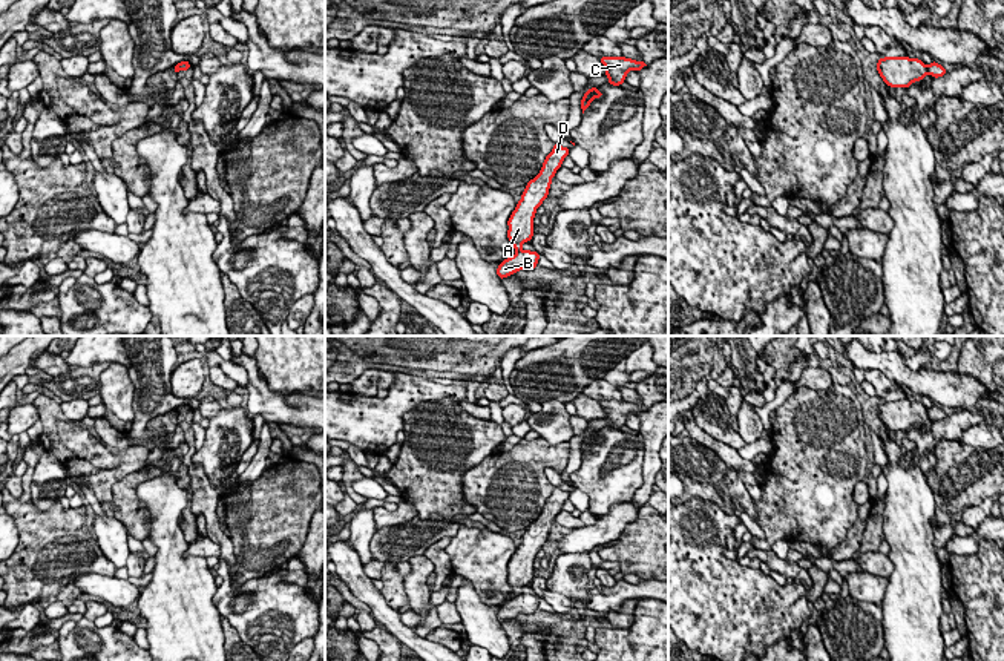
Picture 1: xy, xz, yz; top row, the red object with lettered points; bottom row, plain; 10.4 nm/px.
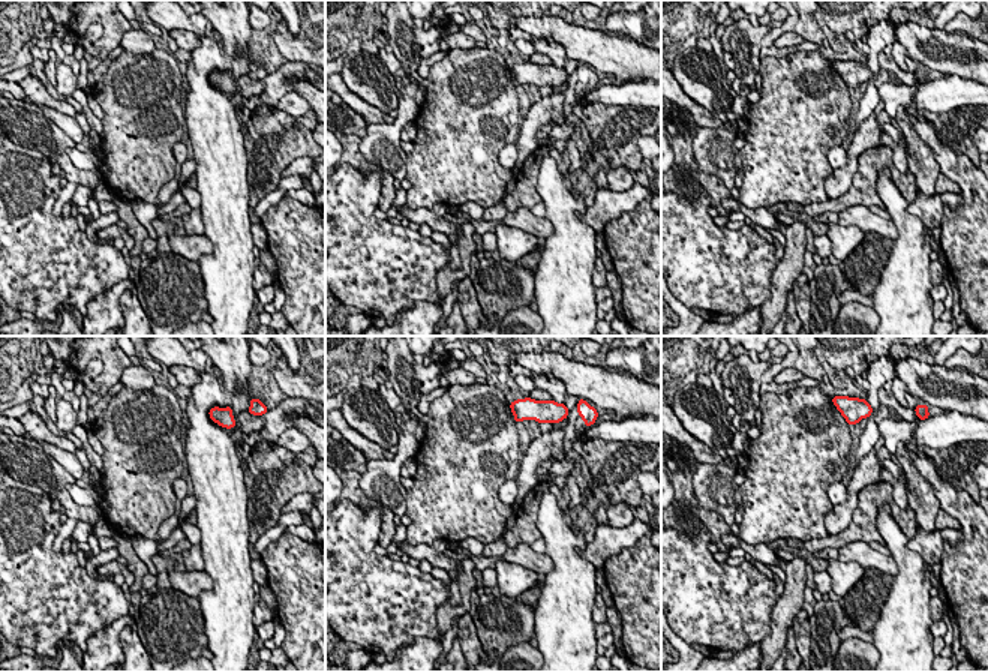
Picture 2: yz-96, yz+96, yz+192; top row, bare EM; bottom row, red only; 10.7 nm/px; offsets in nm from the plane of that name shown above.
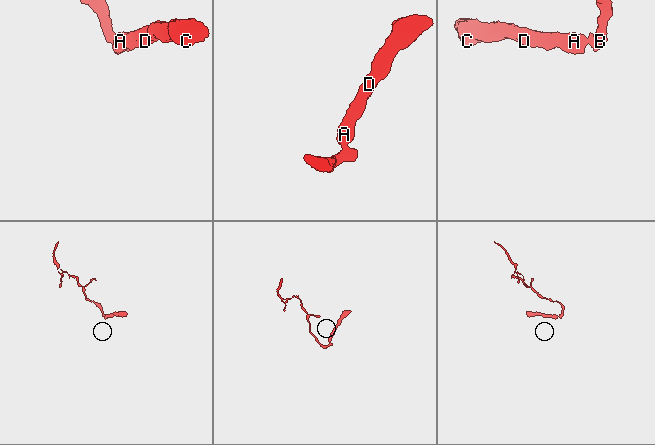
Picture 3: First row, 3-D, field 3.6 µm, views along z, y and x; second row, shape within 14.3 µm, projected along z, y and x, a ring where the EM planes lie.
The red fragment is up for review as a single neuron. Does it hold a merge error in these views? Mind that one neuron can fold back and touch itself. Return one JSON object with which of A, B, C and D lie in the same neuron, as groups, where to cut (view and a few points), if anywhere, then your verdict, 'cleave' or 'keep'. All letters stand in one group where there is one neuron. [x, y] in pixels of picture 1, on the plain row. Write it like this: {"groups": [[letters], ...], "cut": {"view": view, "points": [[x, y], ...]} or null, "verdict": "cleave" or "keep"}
{"groups": [["A", "C", "D"], ["B"]], "cut": {"view": "yz", "points": [[925, 410], [928, 416]]}, "verdict": "cleave"}

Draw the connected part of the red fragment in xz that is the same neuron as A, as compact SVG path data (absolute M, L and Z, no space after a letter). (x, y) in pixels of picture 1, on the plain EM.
M553 486L552 495L546 500L540 517L526 528L521 543L517 546L515 554L509 560L507 581L517 595L521 594L524 586L529 586L533 580L533 561L536 552L549 538L552 521L556 514L563 509L570 492Z

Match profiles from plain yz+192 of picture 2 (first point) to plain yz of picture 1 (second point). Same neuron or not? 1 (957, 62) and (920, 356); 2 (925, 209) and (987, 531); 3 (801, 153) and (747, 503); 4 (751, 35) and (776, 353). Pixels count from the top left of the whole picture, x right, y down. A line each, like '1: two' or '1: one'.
1: two
2: one
3: two
4: two

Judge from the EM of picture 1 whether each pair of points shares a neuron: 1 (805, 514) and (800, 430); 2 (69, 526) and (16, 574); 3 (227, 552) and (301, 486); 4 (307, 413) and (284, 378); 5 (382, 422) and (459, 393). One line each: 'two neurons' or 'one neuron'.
1: one neuron
2: one neuron
3: two neurons
4: two neurons
5: one neuron

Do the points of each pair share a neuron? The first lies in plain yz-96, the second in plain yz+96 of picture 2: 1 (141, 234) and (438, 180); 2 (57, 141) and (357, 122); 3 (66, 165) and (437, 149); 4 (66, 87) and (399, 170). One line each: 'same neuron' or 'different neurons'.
1: different neurons
2: same neuron
3: different neurons
4: same neuron

